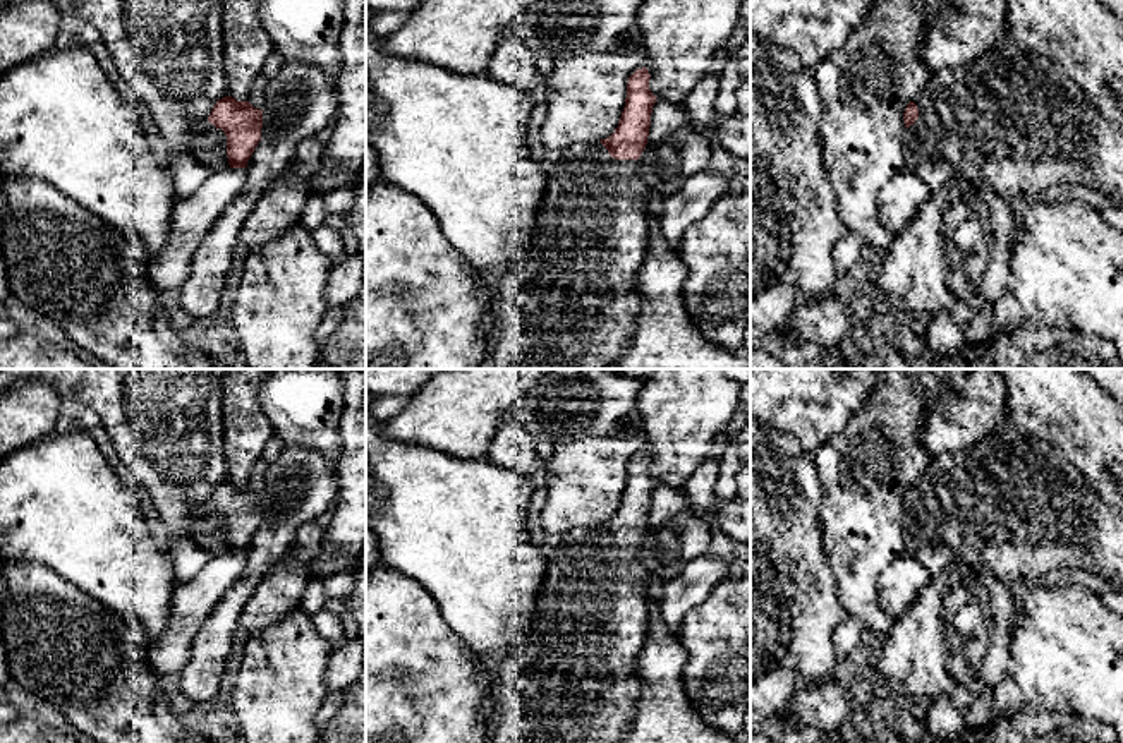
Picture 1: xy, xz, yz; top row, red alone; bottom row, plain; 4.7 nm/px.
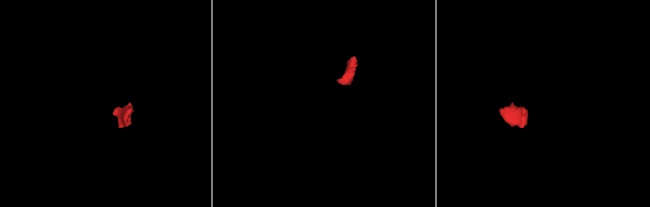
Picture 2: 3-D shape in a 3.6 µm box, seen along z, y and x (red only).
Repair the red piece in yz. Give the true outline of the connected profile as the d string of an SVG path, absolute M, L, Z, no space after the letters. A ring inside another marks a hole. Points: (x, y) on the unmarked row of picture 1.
M999 369L1008 395L1008 415L1003 427L991 438L960 453L941 453L903 498L907 516L907 554L917 559L931 575L948 568L967 566L994 575L1003 583L1041 580L1059 570L1082 570L1123 585L1123 492L1109 475L1111 463L1123 465L1123 407L1102 390L1084 369Z

